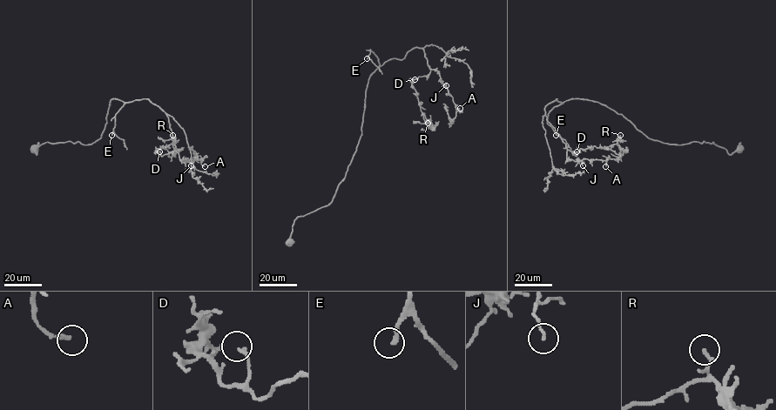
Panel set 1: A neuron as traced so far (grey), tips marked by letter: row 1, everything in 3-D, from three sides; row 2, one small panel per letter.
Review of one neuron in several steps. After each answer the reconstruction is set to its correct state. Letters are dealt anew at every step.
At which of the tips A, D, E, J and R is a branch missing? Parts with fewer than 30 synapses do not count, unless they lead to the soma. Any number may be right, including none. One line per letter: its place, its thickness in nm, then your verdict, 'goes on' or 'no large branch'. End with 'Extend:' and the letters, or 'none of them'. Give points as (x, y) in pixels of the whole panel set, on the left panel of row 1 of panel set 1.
A: place (205, 166); calibre 150 nm; goes on
D: place (159, 151); calibre 170 nm; no large branch
E: place (111, 135); calibre 180 nm; goes on
J: place (191, 165); calibre 120 nm; no large branch
R: place (172, 135); calibre 130 nm; no large branch
Extend: A, E

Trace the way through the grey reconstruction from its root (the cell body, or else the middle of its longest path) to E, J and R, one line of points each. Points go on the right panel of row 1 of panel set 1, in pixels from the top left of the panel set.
E: (739, 148), (730, 154), (713, 142), (663, 143), (621, 114), (579, 98), (548, 113), (556, 135)
J: (739, 148), (663, 143), (597, 102), (556, 98), (547, 120), (566, 159), (583, 165)
R: (739, 148), (651, 139), (585, 99), (544, 108), (576, 156), (620, 135)

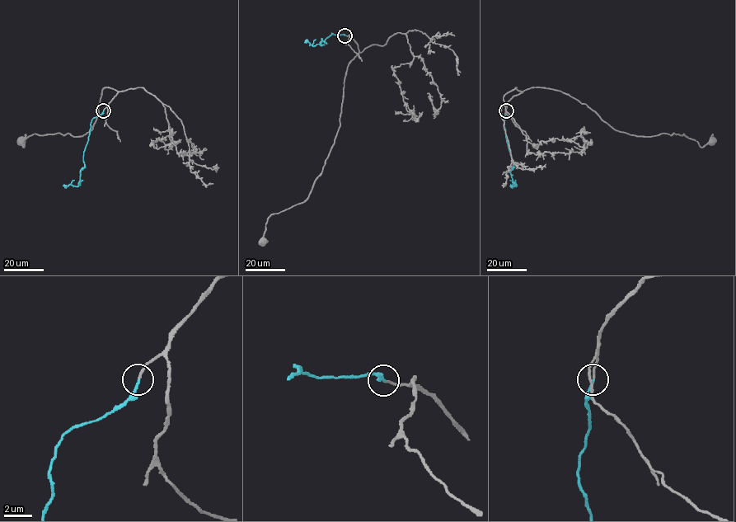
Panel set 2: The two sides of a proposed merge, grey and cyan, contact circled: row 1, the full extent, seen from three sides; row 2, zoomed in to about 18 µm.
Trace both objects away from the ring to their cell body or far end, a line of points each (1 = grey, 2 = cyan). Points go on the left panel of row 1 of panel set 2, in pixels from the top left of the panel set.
1: (103, 110), (115, 96), (114, 89), (103, 88), (92, 129), (84, 134), (33, 134), (23, 147), (21, 140)
2: (103, 110), (91, 123), (83, 155), (85, 166), (81, 170), (78, 185), (63, 185)

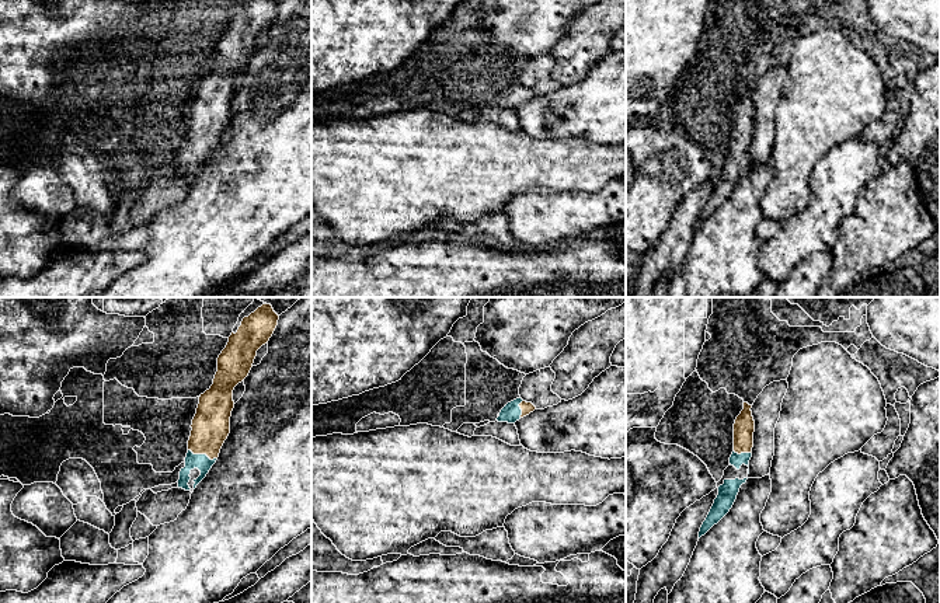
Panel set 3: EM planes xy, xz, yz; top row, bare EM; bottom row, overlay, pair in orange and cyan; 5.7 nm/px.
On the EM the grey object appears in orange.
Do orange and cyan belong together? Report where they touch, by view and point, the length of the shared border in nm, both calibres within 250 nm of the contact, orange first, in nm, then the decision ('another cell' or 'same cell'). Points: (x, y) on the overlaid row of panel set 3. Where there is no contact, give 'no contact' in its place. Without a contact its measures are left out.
xy (202, 453) | 180 nm | 220/90 nm | same cell

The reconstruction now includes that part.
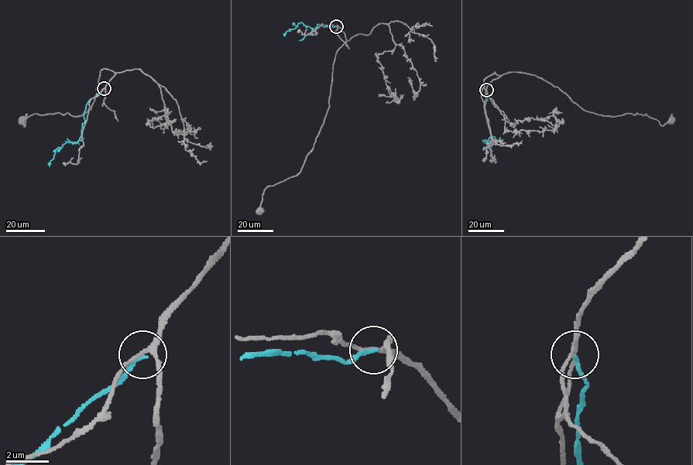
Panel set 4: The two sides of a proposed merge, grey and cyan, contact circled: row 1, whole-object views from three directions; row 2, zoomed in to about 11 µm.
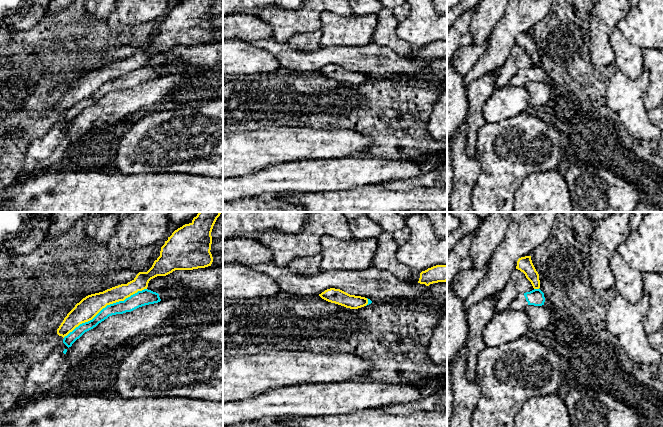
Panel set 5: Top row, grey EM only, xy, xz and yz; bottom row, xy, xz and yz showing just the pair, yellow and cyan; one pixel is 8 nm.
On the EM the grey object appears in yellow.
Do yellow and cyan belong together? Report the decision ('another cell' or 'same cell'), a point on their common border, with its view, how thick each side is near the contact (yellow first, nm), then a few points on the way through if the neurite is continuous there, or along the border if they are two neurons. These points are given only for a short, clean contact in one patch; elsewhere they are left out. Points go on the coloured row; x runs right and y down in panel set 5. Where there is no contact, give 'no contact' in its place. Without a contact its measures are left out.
another cell | xy (104, 307) | 170/120 nm

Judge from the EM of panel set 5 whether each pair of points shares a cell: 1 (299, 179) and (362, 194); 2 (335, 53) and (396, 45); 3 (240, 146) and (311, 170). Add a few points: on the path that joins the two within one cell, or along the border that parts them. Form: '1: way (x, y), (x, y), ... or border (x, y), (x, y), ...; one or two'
1: border (370, 184), (324, 193); two
2: border (373, 42), (388, 47), (399, 55), (406, 56); two
3: border (311, 159), (273, 163), (265, 167); two

